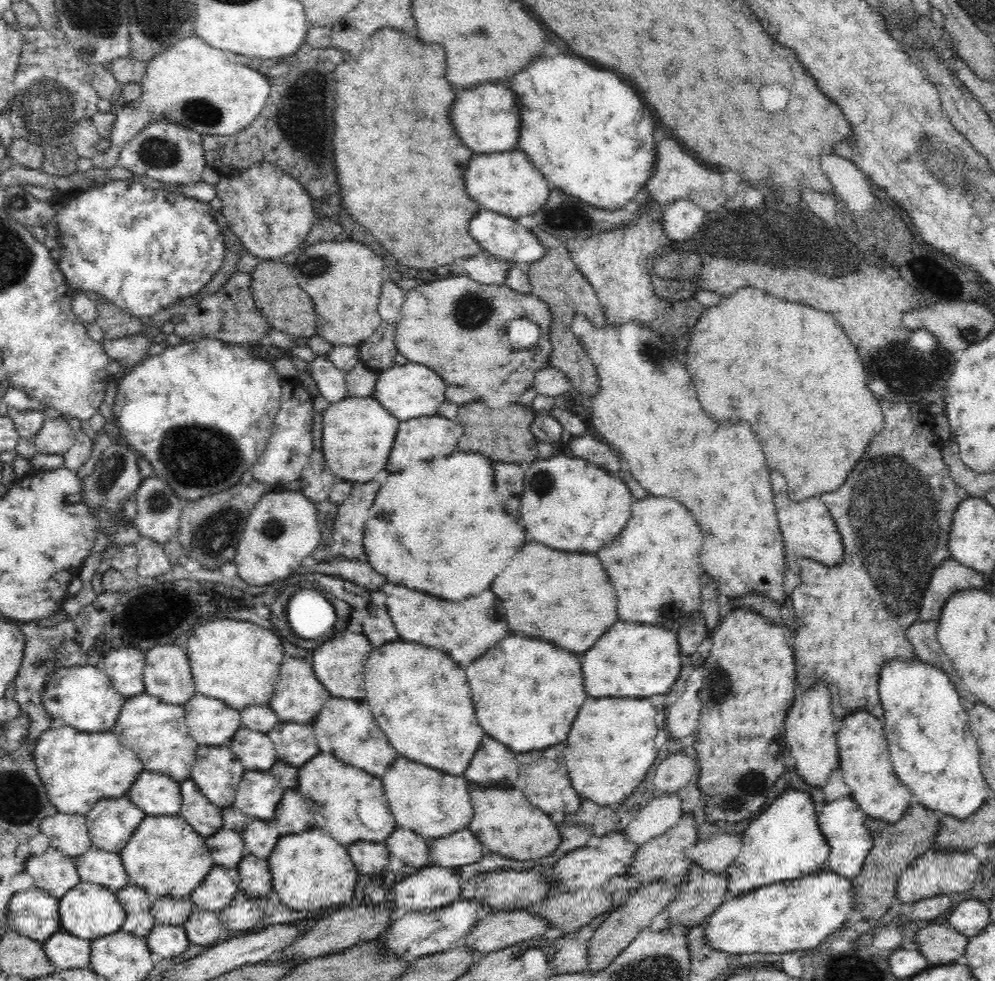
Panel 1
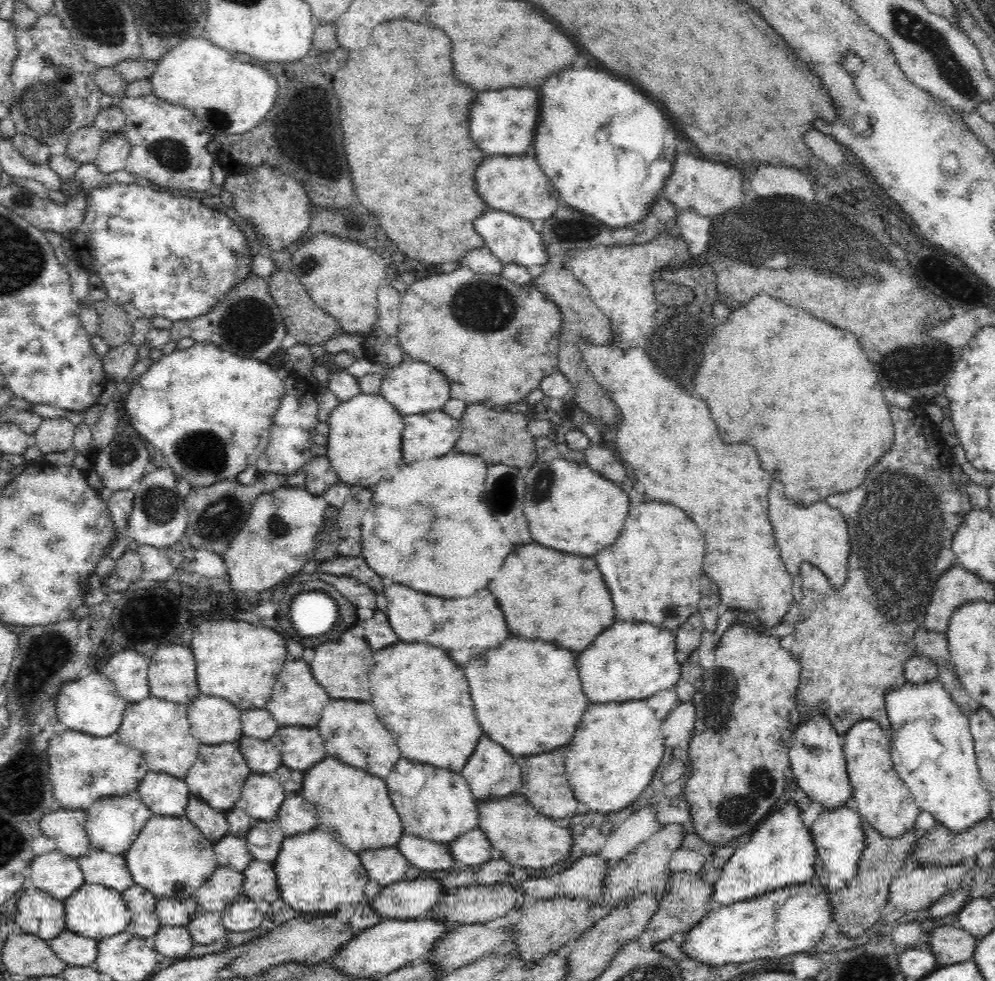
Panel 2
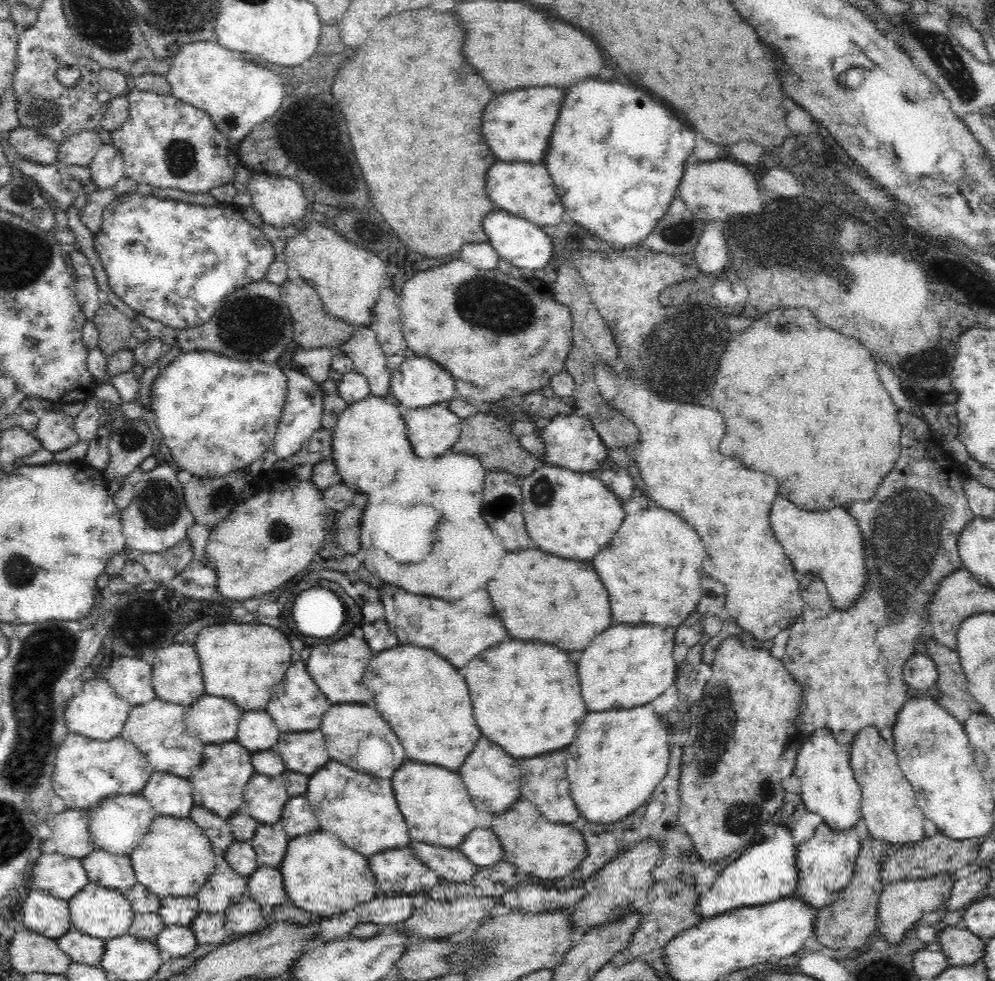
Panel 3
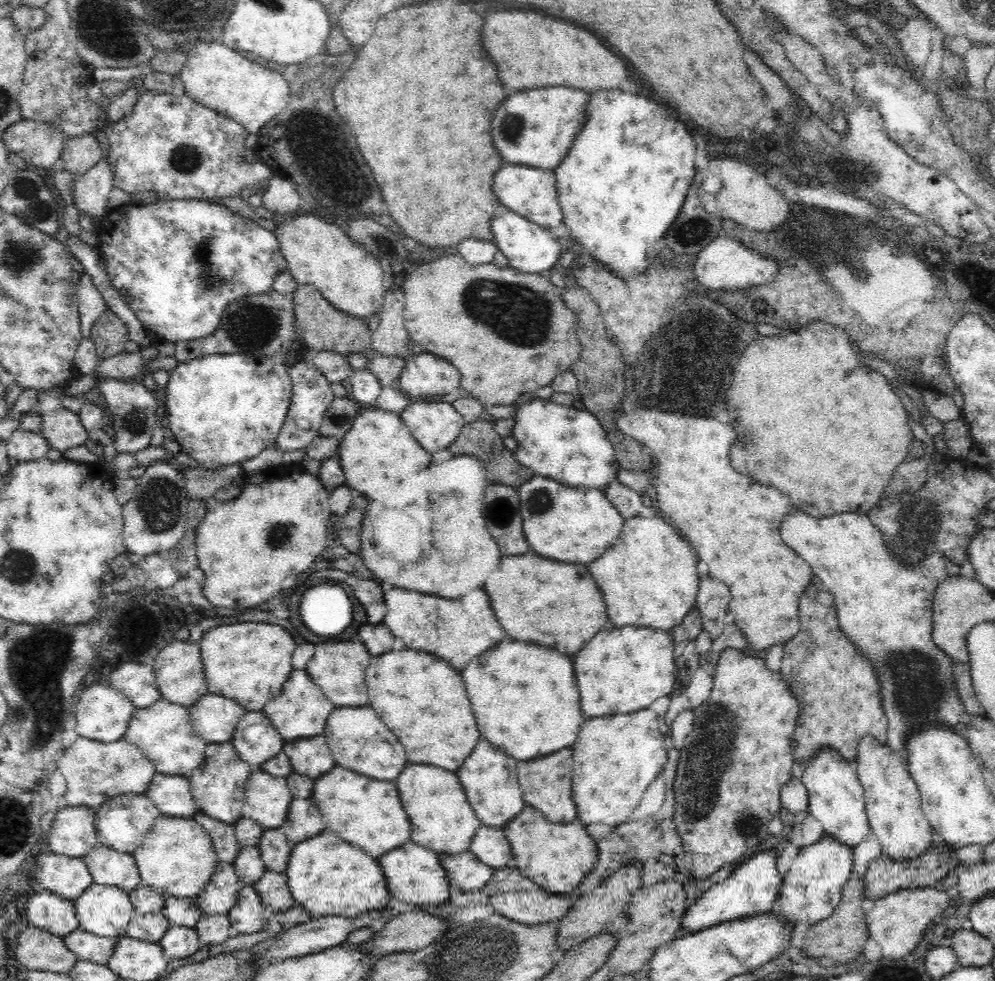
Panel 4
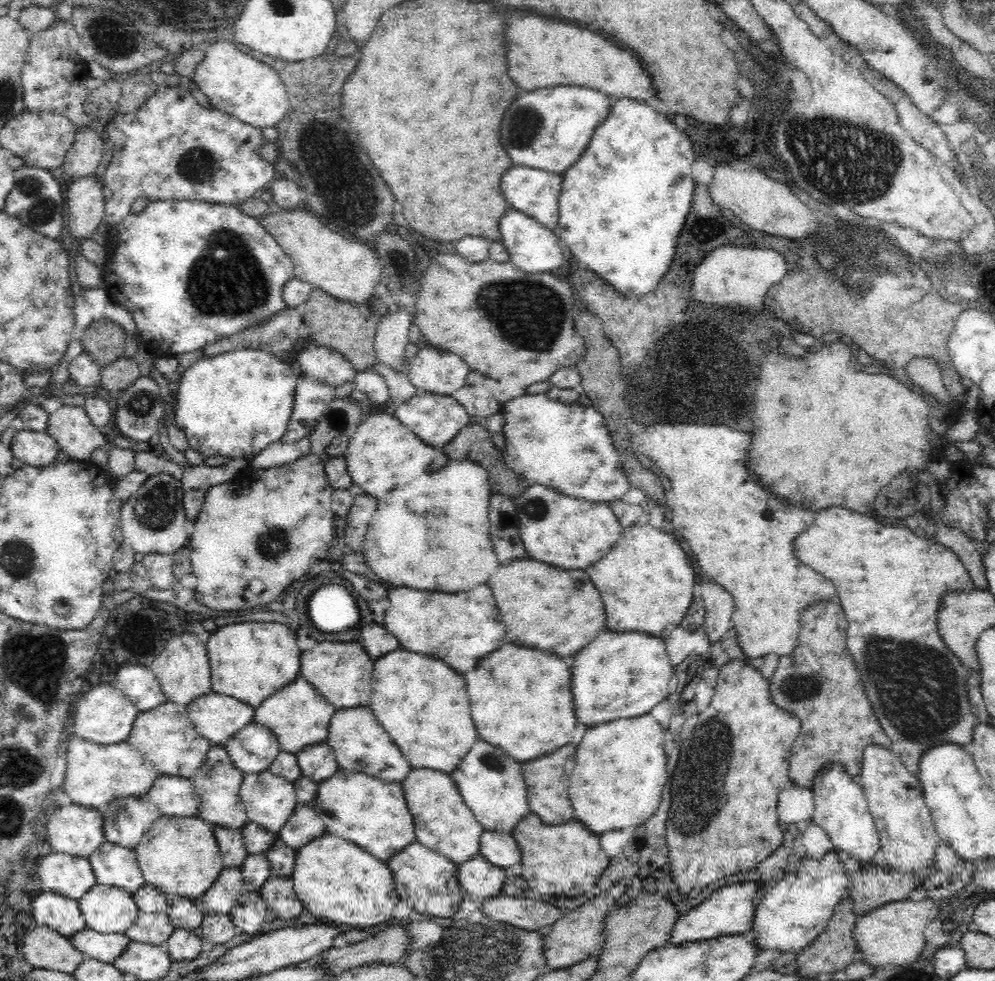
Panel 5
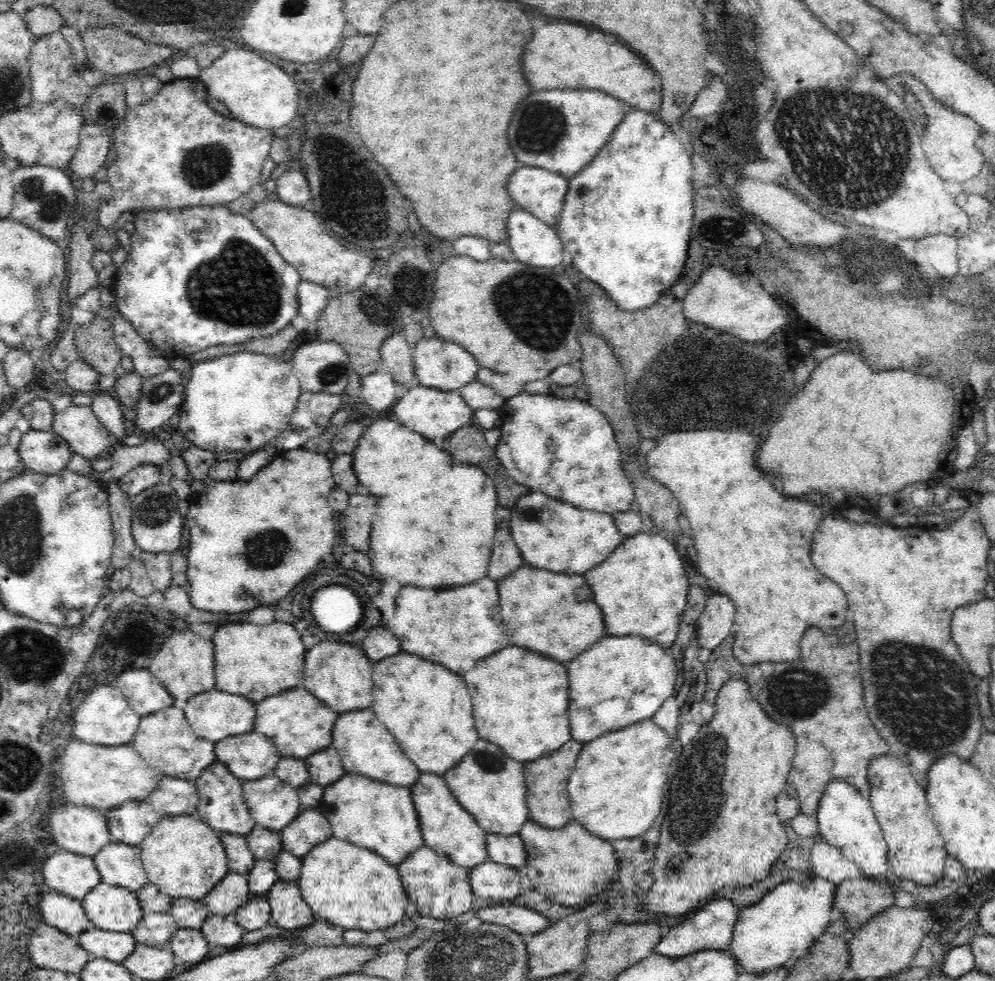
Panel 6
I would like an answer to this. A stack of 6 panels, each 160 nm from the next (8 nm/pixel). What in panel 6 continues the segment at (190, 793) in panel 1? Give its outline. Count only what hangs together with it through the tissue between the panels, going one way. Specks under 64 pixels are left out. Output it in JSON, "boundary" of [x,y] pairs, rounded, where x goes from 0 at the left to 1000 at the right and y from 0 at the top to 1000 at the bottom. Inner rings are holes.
{"boundary":[[[222,849],[222,859],[228,871],[230,888],[248,893],[257,879],[245,851]]]}

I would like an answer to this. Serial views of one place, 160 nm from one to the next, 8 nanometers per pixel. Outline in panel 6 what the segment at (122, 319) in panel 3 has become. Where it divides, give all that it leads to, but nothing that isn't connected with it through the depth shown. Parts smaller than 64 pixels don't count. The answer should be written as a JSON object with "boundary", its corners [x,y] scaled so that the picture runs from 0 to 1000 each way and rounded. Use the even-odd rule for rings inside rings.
{"boundary":[[[98,322],[76,336],[75,352],[82,367],[101,381],[111,381],[121,375],[123,356],[116,346],[114,331]]]}

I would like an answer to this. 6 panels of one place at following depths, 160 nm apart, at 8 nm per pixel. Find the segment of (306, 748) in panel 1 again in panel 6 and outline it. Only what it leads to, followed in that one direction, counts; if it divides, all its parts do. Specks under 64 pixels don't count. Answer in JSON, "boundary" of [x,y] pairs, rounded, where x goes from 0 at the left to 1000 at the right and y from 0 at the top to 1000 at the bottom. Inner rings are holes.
{"boundary":[[[326,762],[318,769],[306,774],[310,784],[311,797],[322,801],[330,801],[346,791],[346,781],[342,779],[342,771],[336,762]]]}

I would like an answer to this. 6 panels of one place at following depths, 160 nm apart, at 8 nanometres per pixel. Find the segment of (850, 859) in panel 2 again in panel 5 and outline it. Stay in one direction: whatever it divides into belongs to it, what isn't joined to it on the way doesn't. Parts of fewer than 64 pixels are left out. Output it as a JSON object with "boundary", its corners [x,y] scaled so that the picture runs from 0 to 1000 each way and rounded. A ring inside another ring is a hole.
{"boundary":[[[833,866],[822,876],[808,873],[805,878],[800,892],[785,895],[763,915],[755,949],[762,970],[784,967],[803,971],[828,950],[840,923],[854,904],[854,891],[840,866]]]}

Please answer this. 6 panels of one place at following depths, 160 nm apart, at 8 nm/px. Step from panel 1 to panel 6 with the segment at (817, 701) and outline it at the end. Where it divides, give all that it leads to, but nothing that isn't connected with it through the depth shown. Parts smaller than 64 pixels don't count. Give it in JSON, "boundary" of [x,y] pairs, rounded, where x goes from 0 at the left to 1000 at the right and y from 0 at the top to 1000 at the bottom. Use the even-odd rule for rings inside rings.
{"boundary":[[[846,794],[833,795],[829,802],[820,830],[824,852],[832,860],[843,864],[846,873],[860,881],[867,892],[878,896],[888,893],[894,884],[893,866],[873,813],[865,811],[858,801]]]}

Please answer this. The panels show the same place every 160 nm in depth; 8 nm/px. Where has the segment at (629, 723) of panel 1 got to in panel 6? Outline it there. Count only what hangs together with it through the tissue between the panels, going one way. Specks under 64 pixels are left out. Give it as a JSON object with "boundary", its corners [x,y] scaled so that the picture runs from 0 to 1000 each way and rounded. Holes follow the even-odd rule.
{"boundary":[[[643,734],[587,758],[570,801],[577,834],[593,850],[611,857],[647,850],[667,818],[669,787],[677,775],[674,752],[655,734]]]}

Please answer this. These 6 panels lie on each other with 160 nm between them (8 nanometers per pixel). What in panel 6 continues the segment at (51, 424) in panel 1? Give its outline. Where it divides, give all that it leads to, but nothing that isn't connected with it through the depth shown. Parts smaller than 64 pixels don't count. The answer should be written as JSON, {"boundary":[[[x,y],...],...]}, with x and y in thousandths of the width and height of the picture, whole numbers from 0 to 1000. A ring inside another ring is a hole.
{"boundary":[[[71,413],[55,420],[51,438],[61,444],[73,462],[96,468],[105,459],[114,456],[109,437],[97,427],[88,414]]]}

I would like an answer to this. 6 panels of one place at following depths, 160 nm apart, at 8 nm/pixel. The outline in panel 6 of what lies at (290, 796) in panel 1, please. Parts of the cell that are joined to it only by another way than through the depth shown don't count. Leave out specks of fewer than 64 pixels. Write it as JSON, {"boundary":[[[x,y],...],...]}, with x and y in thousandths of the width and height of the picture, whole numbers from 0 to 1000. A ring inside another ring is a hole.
{"boundary":[[[306,825],[299,829],[299,832],[288,843],[282,846],[282,855],[284,858],[284,864],[289,869],[295,871],[295,873],[304,875],[307,871],[310,871],[317,860],[326,858],[328,854],[334,852],[334,844],[327,832],[320,827],[320,825]]]}

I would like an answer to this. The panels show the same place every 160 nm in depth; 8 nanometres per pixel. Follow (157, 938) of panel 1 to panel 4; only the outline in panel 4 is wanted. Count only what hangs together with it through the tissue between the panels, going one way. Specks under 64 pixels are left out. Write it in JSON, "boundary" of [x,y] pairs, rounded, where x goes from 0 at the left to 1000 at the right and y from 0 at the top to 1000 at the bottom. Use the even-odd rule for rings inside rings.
{"boundary":[[[186,944],[170,945],[161,959],[166,978],[169,981],[191,975],[202,965],[197,947]]]}

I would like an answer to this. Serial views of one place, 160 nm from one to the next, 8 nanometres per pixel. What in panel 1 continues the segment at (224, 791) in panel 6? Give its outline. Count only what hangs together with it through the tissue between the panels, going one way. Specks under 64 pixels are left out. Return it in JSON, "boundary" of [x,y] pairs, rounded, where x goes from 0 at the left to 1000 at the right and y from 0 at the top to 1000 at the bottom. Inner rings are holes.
{"boundary":[[[201,759],[197,766],[197,778],[194,780],[191,793],[212,820],[219,824],[225,824],[234,821],[245,787],[247,787],[247,783],[241,778],[230,760]]]}

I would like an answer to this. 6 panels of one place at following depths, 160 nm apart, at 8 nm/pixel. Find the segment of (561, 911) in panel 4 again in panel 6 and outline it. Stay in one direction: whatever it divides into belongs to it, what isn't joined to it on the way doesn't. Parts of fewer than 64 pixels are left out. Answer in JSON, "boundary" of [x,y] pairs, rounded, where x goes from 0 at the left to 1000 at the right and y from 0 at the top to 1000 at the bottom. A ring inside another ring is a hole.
{"boundary":[[[517,919],[494,922],[479,928],[478,940],[507,943],[523,952],[539,953],[555,940],[544,930]]]}

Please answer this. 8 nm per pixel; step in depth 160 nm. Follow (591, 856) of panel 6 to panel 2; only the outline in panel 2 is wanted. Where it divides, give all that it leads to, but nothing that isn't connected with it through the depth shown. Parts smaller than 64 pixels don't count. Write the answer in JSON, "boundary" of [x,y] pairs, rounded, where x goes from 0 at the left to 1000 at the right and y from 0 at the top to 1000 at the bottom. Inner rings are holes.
{"boundary":[[[523,808],[509,811],[505,815],[480,819],[479,842],[490,853],[493,861],[505,869],[505,876],[524,885],[545,887],[572,875],[576,862],[572,843],[563,843],[549,831],[535,823]]]}

